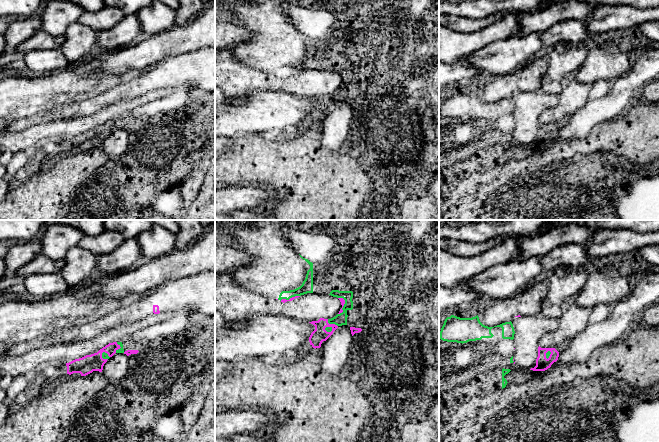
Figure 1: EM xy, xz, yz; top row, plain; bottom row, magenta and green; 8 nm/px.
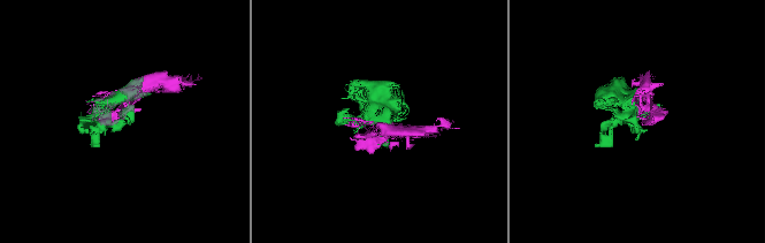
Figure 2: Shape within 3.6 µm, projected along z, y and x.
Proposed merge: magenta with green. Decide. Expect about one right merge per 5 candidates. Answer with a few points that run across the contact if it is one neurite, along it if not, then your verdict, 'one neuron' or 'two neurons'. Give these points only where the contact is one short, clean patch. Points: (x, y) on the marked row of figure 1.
two neurons

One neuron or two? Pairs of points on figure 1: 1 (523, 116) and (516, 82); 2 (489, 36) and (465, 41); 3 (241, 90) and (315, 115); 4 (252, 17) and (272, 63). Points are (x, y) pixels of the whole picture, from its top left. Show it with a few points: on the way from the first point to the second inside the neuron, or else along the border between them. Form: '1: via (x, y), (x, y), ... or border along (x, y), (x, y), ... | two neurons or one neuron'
1: border along (540, 87), (532, 91), (516, 91), (511, 97) | two neurons
2: via (483, 38), (471, 41) | one neuron
3: via (264, 84), (302, 84), (310, 92) | one neuron
4: via (263, 28), (272, 37), (272, 52) | one neuron

